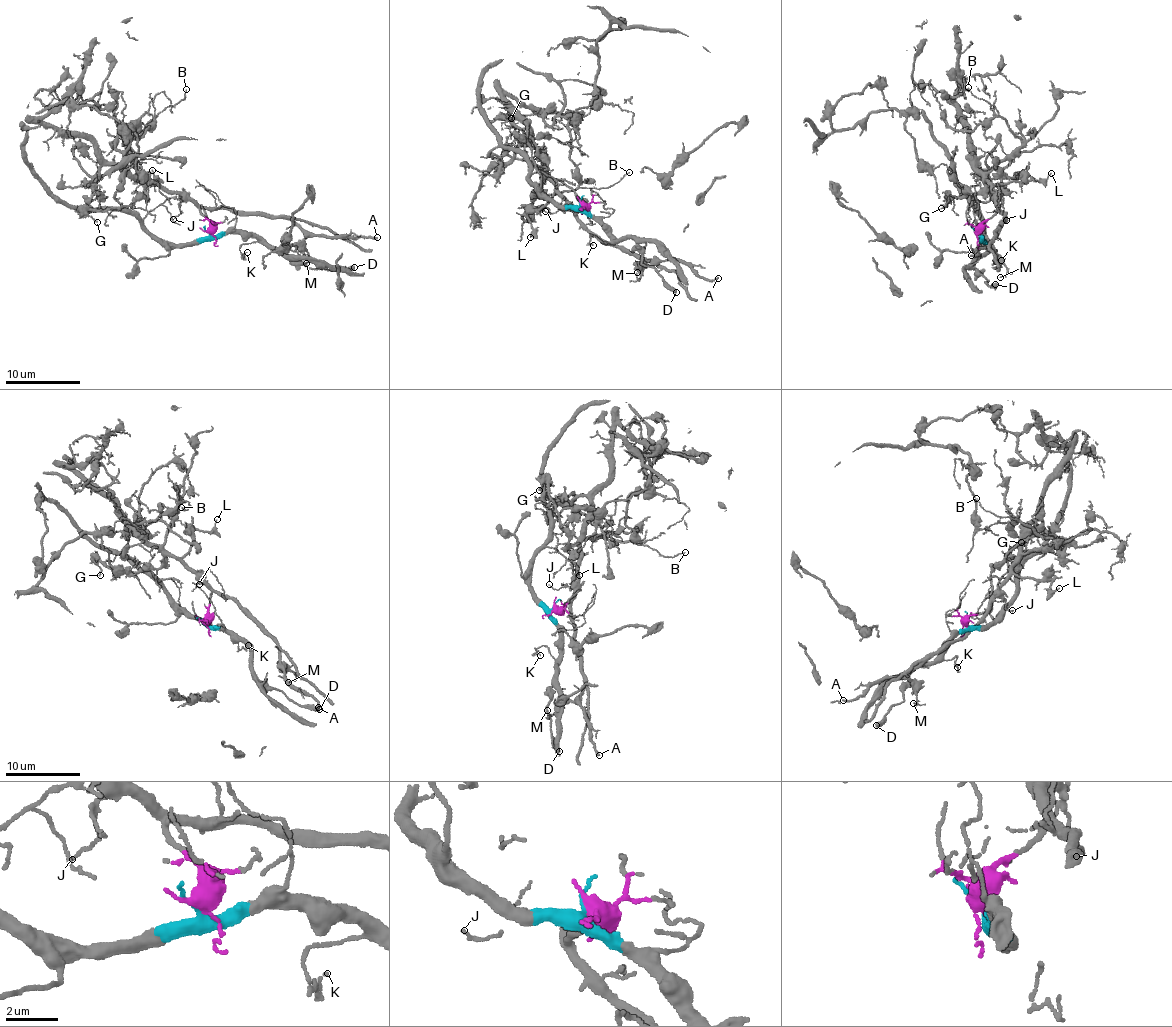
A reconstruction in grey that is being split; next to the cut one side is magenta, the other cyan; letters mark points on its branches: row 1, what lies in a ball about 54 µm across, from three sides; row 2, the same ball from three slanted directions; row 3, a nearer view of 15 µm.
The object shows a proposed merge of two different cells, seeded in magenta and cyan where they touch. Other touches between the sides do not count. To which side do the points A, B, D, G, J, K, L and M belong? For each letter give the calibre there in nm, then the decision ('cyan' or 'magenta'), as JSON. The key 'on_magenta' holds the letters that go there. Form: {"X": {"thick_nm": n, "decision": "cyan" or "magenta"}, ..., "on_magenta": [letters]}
{"A": {"thick_nm": 220, "decision": "magenta"}, "B": {"thick_nm": 80, "decision": "magenta"}, "D": {"thick_nm": 420, "decision": "cyan"}, "G": {"thick_nm": 130, "decision": "magenta"}, "J": {"thick_nm": 110, "decision": "magenta"}, "K": {"thick_nm": 90, "decision": "cyan"}, "L": {"thick_nm": 100, "decision": "magenta"}, "M": {"thick_nm": 120, "decision": "magenta"}, "on_magenta": ["A", "B", "G", "J", "L", "M"]}

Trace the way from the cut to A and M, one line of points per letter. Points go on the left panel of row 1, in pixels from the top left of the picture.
A: (208, 232), (210, 224), (202, 209), (225, 208), (244, 214), (284, 217), (314, 235), (376, 238)
M: (208, 232), (210, 224), (202, 209), (284, 217), (293, 220), (303, 232), (307, 263)

